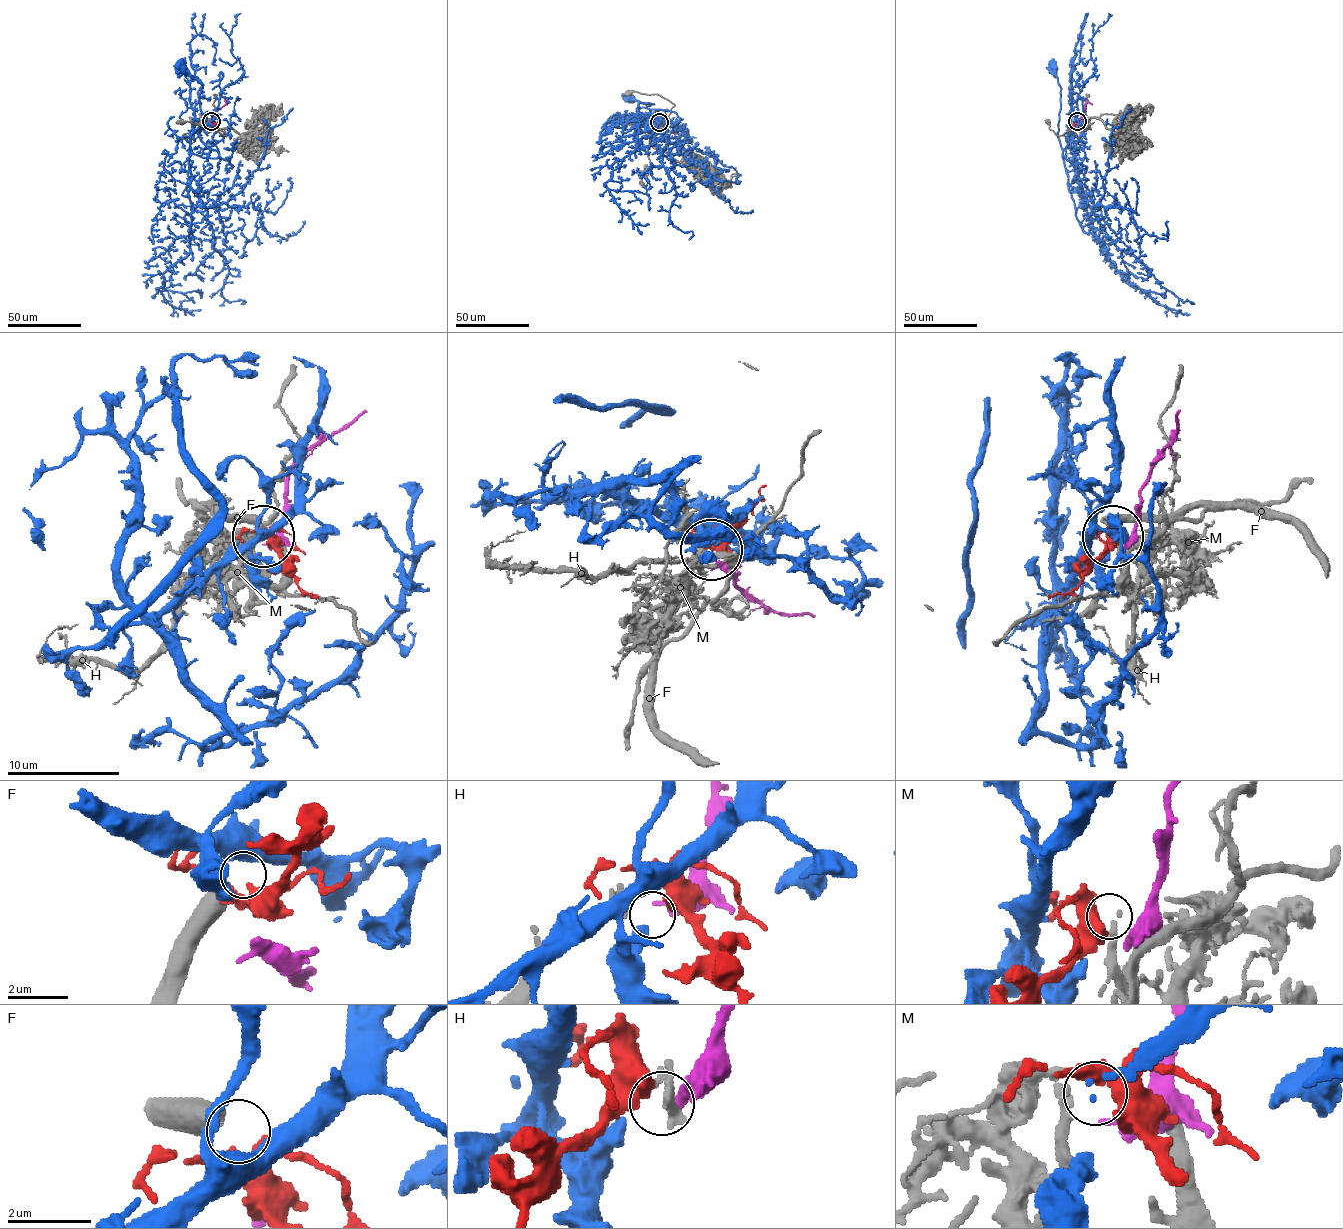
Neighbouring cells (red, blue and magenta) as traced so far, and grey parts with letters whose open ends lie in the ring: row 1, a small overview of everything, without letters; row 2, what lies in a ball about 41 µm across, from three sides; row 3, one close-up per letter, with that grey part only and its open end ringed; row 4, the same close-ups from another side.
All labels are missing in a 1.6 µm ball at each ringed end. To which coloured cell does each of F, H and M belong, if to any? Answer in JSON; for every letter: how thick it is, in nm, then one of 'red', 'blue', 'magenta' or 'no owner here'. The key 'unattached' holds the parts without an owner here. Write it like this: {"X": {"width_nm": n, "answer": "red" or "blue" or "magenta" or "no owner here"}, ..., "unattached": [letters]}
{"F": {"width_nm": 460, "answer": "no owner here"}, "H": {"width_nm": 300, "answer": "magenta"}, "M": {"width_nm": 200, "answer": "red"}, "unattached": ["F"]}

